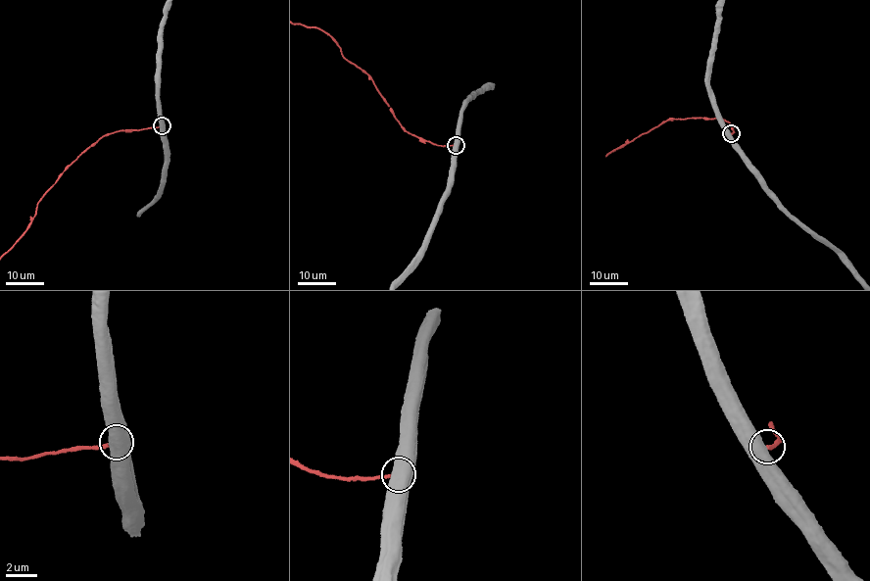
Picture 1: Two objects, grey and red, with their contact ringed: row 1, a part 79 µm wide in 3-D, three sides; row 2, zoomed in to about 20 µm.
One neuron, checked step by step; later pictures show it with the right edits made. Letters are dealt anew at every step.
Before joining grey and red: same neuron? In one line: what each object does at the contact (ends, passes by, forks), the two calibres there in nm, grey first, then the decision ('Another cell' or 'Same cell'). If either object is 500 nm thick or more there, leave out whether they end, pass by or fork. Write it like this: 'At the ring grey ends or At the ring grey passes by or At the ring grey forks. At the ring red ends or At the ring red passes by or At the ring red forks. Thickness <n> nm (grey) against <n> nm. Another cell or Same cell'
Thickness 750 nm (grey) against 240 nm. Another cell

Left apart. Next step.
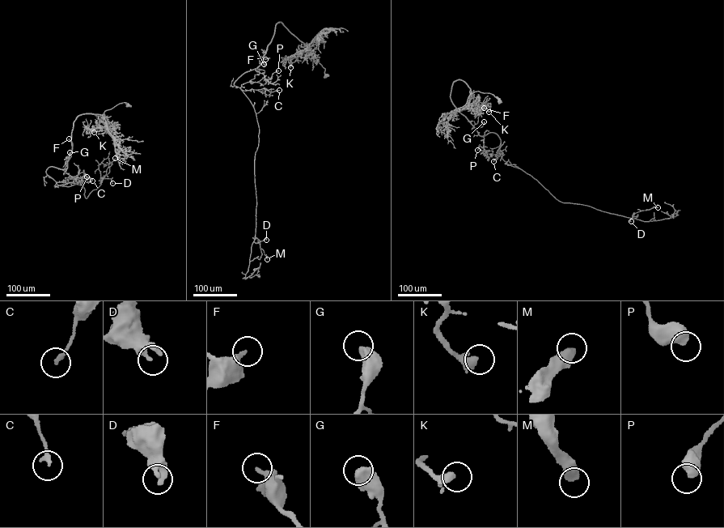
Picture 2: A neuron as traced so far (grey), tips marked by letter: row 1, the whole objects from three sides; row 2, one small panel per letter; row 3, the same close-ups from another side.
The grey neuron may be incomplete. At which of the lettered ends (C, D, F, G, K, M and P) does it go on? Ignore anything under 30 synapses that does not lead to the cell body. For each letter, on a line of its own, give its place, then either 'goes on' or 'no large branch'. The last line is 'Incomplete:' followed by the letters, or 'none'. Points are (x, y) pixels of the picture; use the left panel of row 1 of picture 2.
C: at (92, 180); no large branch
D: at (112, 183); no large branch
F: at (69, 138); no large branch
G: at (69, 152); no large branch
K: at (94, 132); no large branch
M: at (115, 158); no large branch
P: at (86, 176); no large branch
Incomplete: none

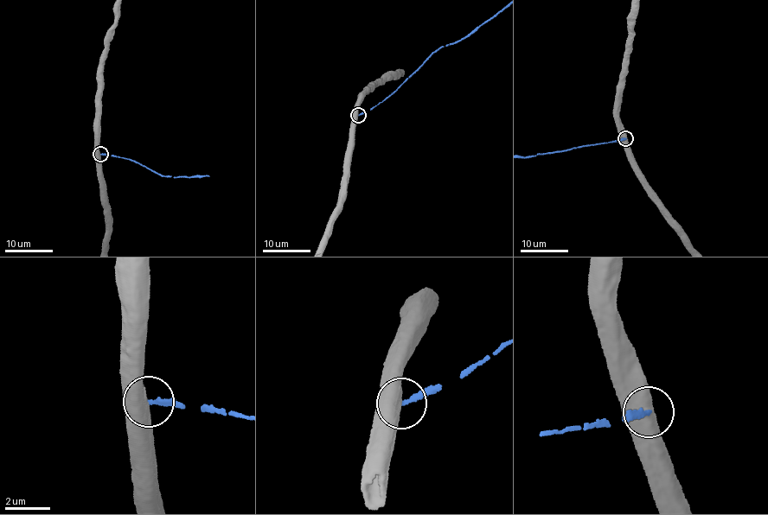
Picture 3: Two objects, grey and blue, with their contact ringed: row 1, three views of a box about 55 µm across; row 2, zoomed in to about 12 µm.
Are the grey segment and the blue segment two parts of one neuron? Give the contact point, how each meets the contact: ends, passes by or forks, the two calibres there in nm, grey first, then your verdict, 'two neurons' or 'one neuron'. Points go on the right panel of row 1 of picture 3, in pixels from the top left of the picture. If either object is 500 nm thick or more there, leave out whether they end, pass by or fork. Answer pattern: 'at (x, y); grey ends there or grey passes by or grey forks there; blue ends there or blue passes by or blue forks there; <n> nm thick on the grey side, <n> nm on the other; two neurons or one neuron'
at (625, 138); 700 nm thick on the grey side, 180 nm on the other; two neurons

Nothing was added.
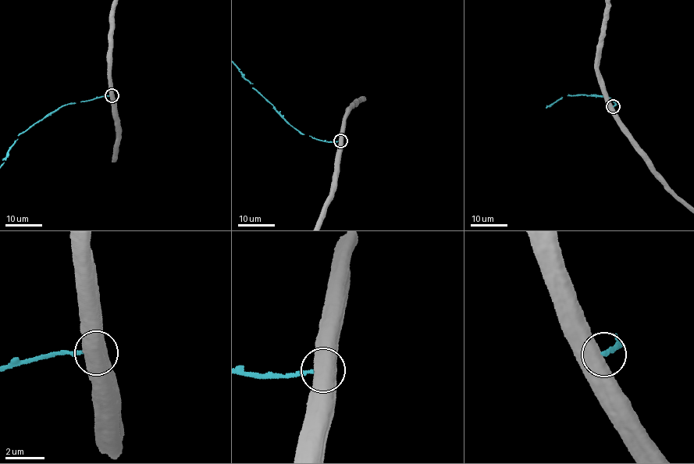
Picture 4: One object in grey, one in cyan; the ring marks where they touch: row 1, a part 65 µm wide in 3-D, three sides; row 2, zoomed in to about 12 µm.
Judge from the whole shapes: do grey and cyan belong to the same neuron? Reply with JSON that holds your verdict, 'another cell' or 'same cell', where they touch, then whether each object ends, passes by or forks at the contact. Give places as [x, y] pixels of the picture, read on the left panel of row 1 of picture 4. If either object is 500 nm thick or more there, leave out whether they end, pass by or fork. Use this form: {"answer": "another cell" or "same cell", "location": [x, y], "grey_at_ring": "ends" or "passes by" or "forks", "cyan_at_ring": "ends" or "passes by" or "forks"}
{"answer": "another cell", "location": [112, 95]}

